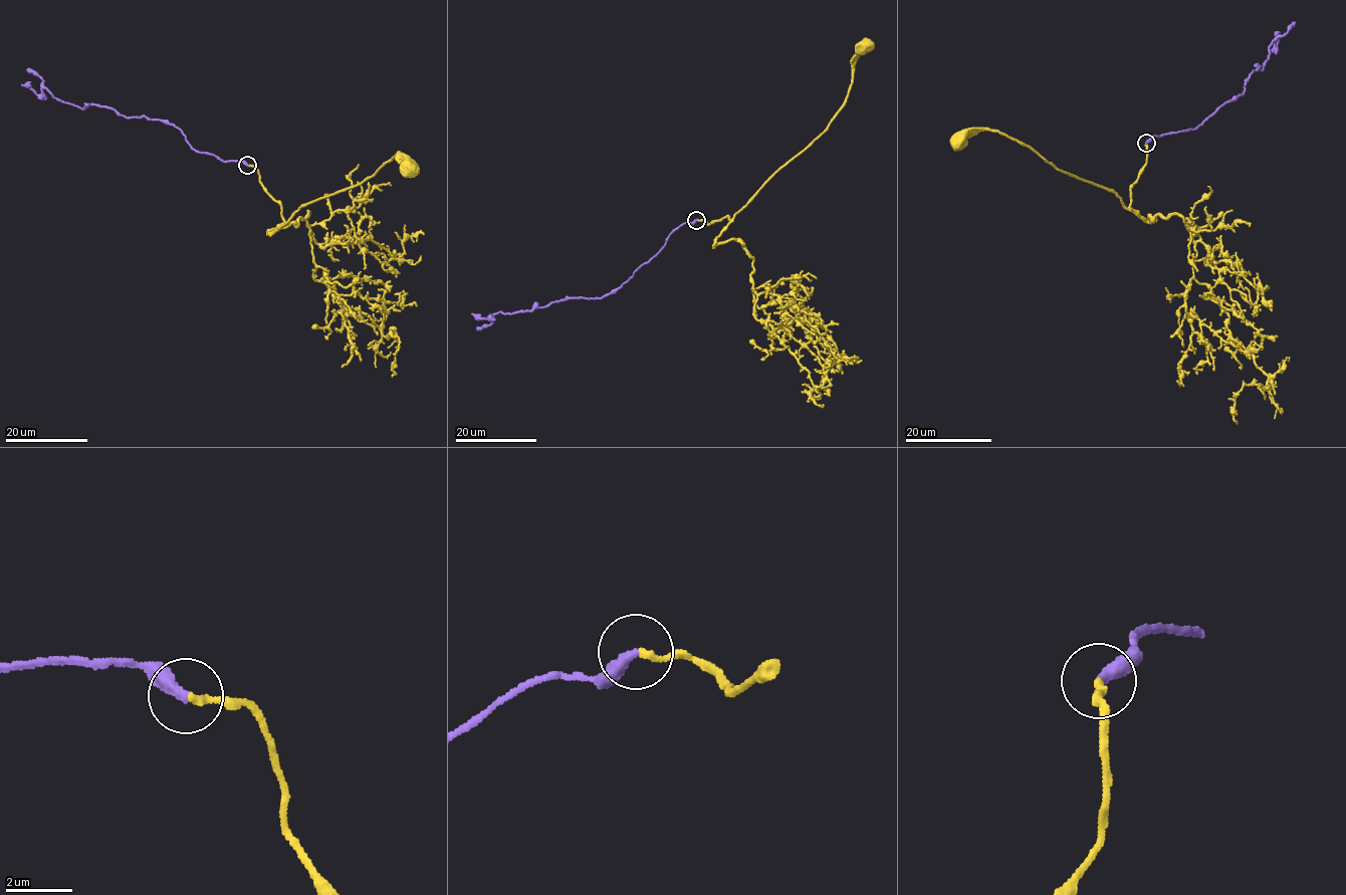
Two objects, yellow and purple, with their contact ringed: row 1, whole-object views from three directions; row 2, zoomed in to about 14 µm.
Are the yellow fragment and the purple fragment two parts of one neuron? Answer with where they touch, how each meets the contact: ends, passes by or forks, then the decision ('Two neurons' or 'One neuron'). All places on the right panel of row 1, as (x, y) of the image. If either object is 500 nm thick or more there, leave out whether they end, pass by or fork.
Place: (1146, 143). At the ring yellow ends. At the ring purple ends. One neuron

